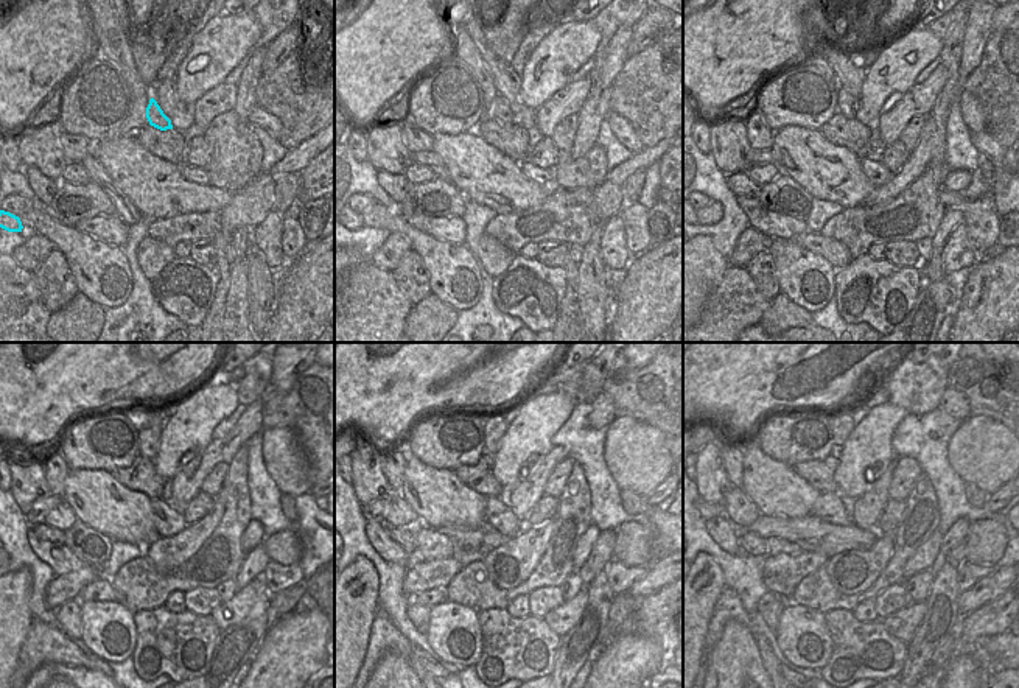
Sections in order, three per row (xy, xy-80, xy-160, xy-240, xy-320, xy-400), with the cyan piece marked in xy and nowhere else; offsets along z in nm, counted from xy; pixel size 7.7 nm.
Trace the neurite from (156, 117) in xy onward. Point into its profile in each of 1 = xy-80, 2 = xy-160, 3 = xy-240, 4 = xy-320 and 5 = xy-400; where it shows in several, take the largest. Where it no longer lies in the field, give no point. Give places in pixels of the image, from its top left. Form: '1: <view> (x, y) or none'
1: xy-80 (501, 111)
2: xy-160 (848, 105)
3: xy-240 (148, 438)
4: xy-320 (493, 428)
5: xy-400 (842, 424)

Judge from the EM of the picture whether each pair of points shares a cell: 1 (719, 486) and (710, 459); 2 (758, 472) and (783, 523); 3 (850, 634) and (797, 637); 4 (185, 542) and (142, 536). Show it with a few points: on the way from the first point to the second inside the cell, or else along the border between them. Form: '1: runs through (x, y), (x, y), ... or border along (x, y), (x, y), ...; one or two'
1: runs through (713, 480), (710, 466); one
2: border along (809, 512), (800, 517), (761, 516); two
3: border along (825, 615), (829, 637), (829, 660), (819, 671); two
4: border along (161, 537), (145, 548); two

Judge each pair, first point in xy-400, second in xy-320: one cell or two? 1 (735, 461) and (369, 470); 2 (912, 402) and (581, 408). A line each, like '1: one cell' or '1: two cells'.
1: two cells
2: two cells

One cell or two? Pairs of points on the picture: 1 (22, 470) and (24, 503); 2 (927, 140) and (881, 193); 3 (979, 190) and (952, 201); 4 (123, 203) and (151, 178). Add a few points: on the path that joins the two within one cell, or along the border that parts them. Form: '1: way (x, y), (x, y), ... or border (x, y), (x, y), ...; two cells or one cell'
1: way (24, 478), (24, 495); one cell
2: way (920, 154), (917, 164), (895, 186); one cell
3: border (960, 192), (966, 198), (980, 198), (988, 193); two cells
4: border (105, 168), (114, 184), (143, 215); two cells

